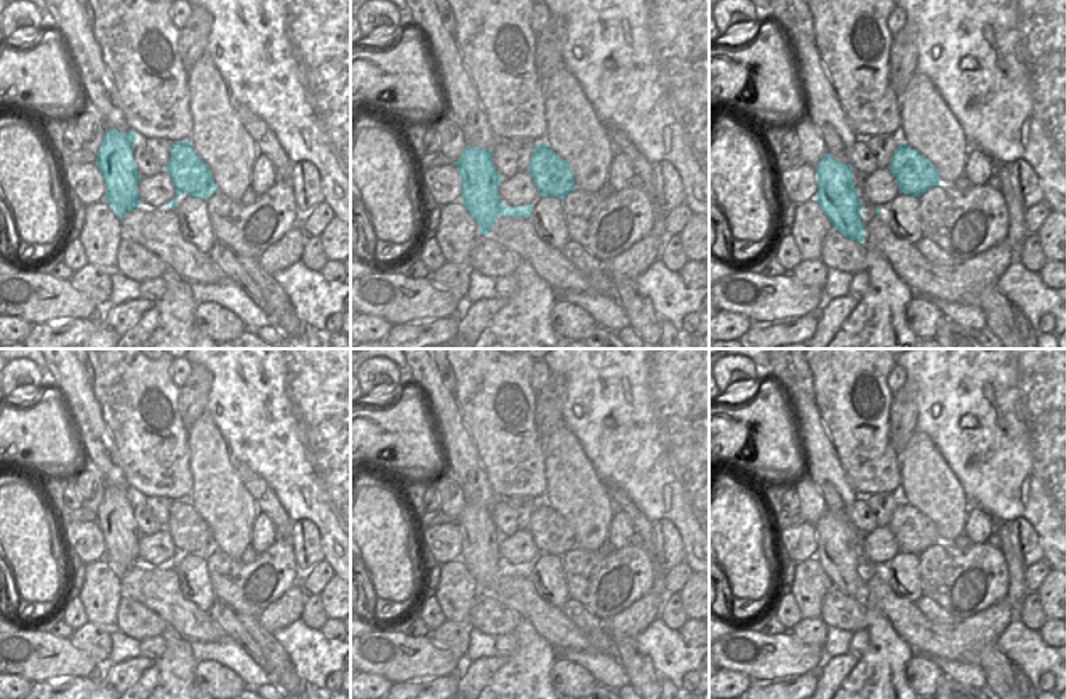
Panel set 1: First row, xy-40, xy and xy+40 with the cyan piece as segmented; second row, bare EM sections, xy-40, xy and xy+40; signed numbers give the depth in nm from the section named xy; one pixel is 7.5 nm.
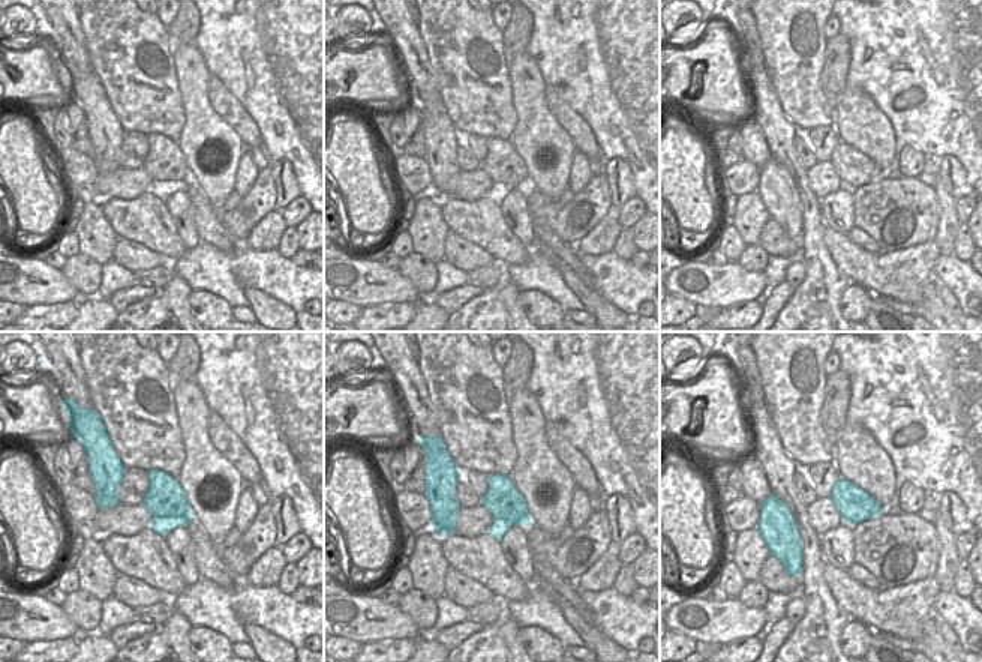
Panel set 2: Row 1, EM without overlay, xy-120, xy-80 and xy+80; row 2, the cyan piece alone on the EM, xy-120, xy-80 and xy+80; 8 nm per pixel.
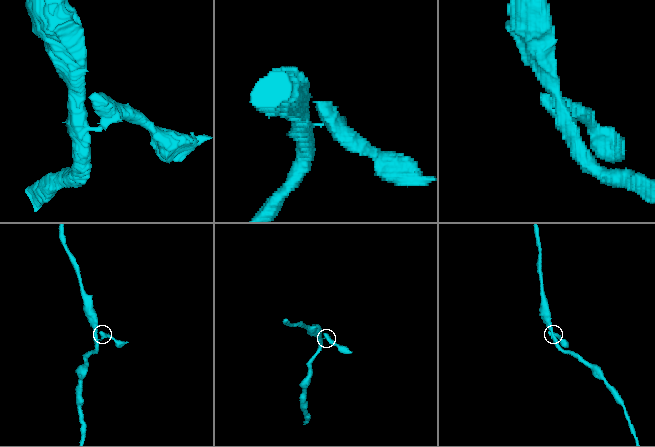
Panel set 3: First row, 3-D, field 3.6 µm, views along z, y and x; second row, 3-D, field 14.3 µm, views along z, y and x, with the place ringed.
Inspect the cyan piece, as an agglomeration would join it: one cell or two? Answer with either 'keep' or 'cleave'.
cleave

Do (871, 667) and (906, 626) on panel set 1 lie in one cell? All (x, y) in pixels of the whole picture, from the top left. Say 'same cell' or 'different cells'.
different cells

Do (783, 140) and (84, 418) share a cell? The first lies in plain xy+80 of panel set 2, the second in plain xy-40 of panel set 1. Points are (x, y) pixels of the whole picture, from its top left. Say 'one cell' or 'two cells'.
one cell

